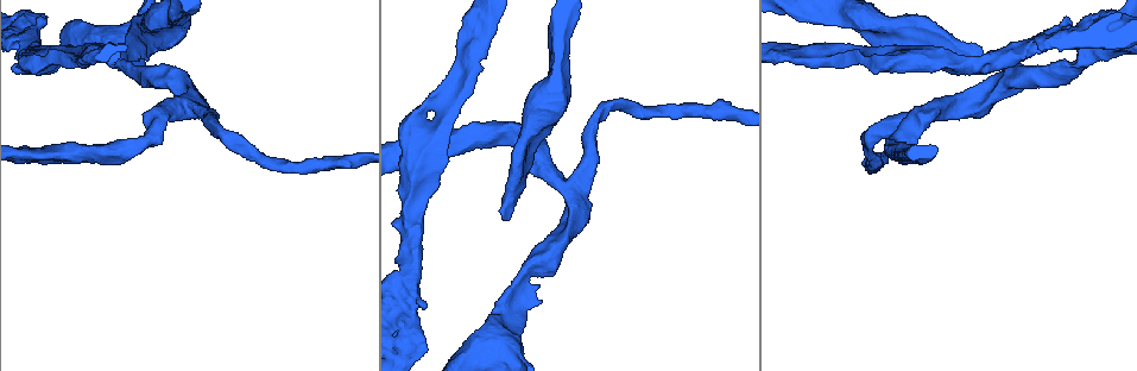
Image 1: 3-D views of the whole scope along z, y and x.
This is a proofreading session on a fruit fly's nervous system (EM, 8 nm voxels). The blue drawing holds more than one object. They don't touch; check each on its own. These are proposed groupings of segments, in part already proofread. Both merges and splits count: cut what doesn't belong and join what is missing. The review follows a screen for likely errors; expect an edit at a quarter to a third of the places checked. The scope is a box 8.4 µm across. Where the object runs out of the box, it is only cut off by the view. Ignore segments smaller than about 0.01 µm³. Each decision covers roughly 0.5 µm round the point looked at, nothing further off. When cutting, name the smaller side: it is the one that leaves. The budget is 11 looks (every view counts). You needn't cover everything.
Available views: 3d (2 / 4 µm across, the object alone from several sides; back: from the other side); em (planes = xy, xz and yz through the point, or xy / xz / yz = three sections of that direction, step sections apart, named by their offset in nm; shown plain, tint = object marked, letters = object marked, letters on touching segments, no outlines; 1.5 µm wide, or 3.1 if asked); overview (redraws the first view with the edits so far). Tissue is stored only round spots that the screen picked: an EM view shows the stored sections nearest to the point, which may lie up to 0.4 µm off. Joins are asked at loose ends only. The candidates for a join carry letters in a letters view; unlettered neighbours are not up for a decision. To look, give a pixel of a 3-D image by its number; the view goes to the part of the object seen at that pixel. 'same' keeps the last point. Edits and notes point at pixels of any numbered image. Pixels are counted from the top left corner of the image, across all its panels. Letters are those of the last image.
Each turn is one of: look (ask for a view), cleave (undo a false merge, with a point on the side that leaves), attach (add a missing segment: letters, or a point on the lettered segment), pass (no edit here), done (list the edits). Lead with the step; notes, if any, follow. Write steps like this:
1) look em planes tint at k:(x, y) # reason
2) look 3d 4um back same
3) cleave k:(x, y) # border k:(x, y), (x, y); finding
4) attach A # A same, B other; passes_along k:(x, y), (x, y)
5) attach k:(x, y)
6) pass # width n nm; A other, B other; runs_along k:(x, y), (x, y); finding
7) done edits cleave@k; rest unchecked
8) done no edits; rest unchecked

look em planes letters at 1:(909, 57) # three arms meet

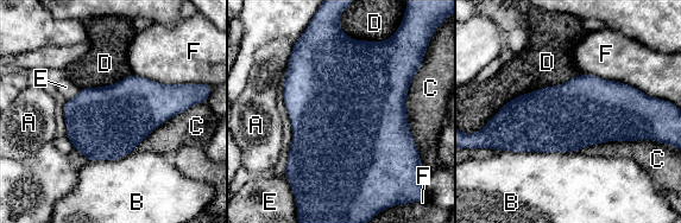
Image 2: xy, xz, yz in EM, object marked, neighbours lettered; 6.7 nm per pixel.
pass # A other, B other, C other, D other, E other, F other; border 2:(579, 74), (512, 97), (492, 118); continuous, no second neuron

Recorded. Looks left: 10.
look em planes letters at 1:(791, 53)

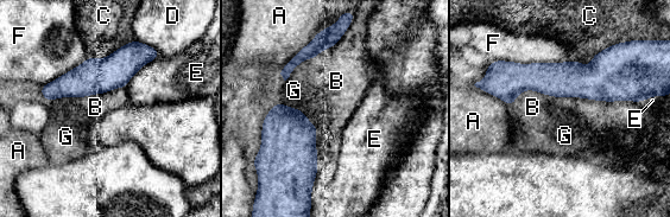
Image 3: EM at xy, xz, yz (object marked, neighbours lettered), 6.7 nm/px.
pass # A other, B other, C other, D other, E other, F other, G other; border 3:(134, 38), (103, 57), (89, 57); all the same neuron

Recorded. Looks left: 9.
look em planes letters at 1:(537, 114) # arms run side by side

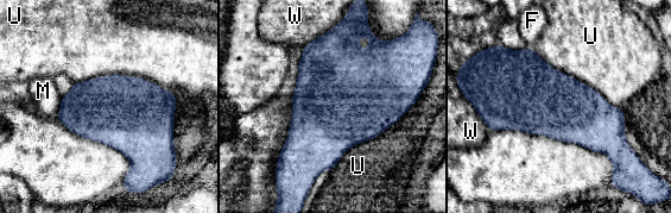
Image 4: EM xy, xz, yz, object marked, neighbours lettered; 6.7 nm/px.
pass # F other, M other, U other, W other; border 4:(74, 81), (124, 74), (173, 93); all the same neuron

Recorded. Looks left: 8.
look 3d 4um at 1:(117, 36) # sudden change in width

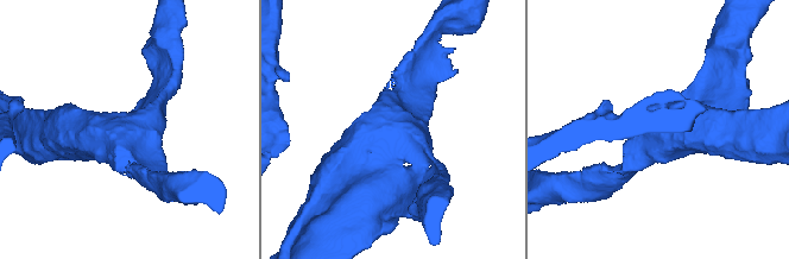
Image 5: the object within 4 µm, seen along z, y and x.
look em planes plain at 5:(393, 132)

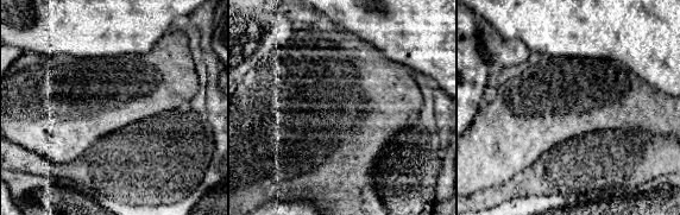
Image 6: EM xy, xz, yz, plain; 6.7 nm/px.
look em planes letters same

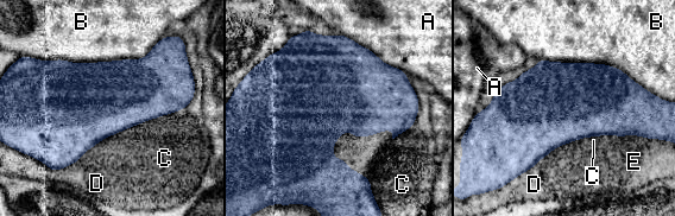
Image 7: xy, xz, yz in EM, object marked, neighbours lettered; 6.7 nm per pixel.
pass # width 500 nm; A other, B other, C other, D other, E other; border 7:(184, 108), (139, 122), (98, 143); one neuron here

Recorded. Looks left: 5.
done no edits; rest unchecked

